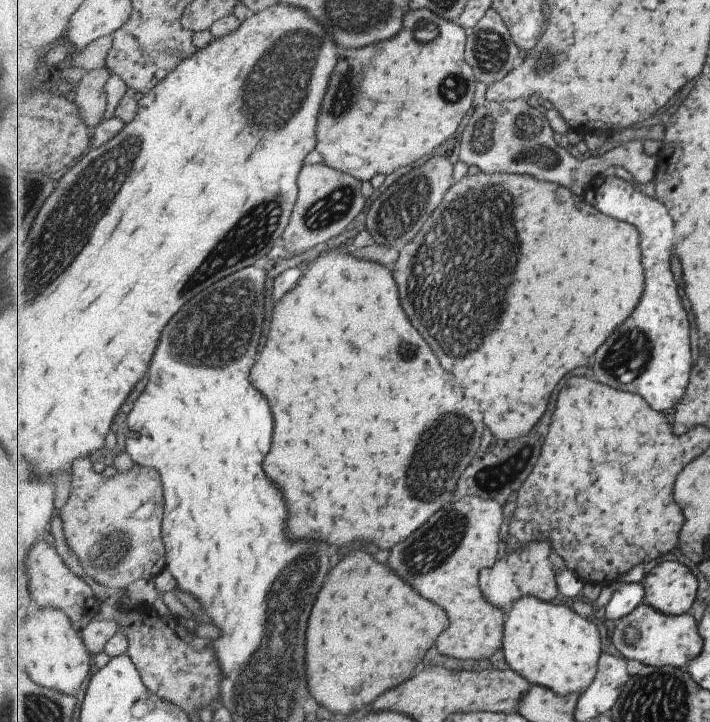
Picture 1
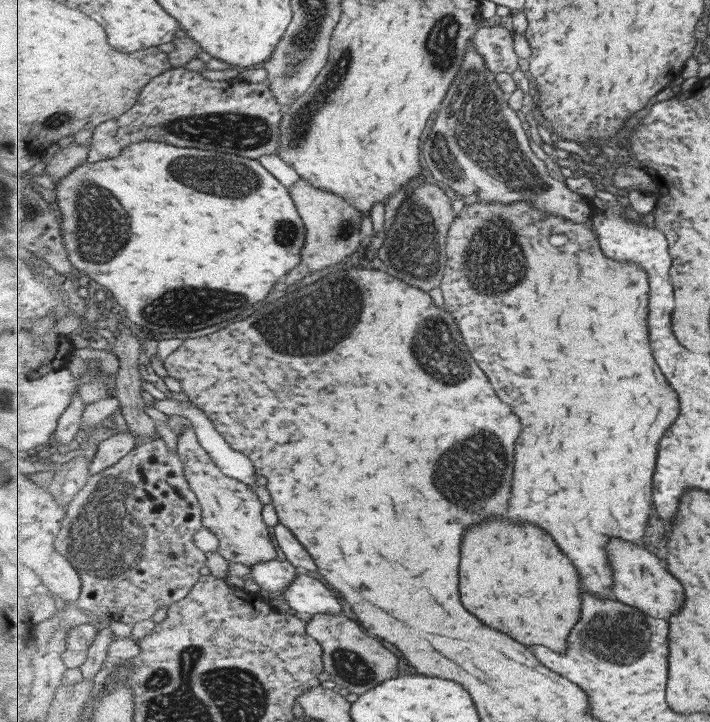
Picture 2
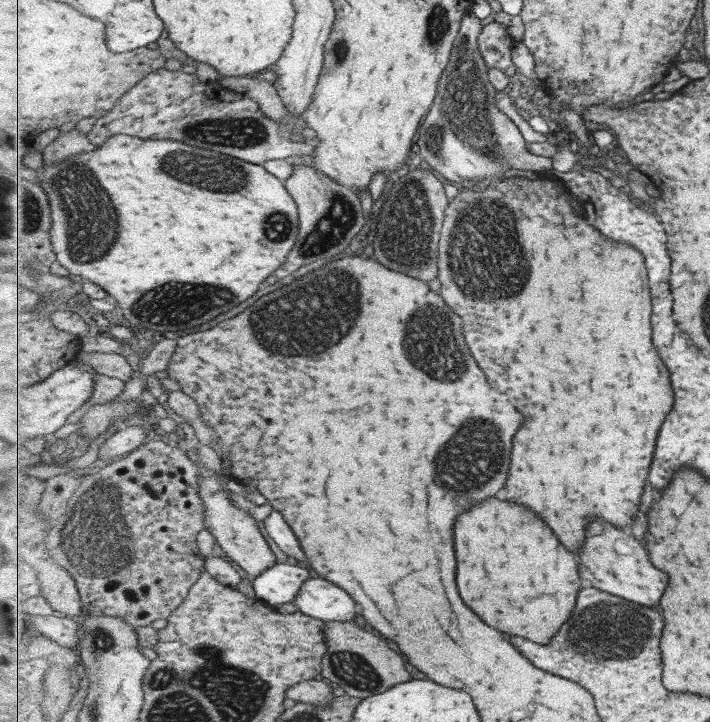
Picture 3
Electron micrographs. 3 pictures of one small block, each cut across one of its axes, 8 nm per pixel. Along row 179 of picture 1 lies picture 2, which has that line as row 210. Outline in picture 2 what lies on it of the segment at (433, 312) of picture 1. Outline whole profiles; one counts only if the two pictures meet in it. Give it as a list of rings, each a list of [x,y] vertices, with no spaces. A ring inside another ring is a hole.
[[[481,200],[467,202],[465,208],[455,216],[451,230],[449,230],[447,270],[445,270],[445,278],[440,288],[444,294],[444,308],[455,316],[463,340],[467,340],[467,346],[471,348],[471,354],[475,356],[483,372],[491,376],[491,384],[499,392],[501,400],[505,404],[511,404],[513,412],[523,420],[523,436],[521,436],[523,444],[519,444],[517,448],[515,492],[511,498],[511,512],[507,514],[507,518],[513,522],[531,522],[547,530],[555,538],[559,548],[563,548],[563,552],[579,568],[587,592],[599,598],[616,600],[613,592],[615,578],[613,578],[613,568],[611,568],[607,546],[611,538],[623,538],[633,544],[643,544],[647,528],[649,528],[649,516],[653,512],[653,478],[655,478],[659,442],[663,434],[679,418],[680,408],[677,392],[671,388],[671,384],[663,376],[661,368],[657,366],[653,358],[653,350],[649,346],[649,328],[647,328],[649,276],[643,268],[635,264],[619,264],[615,260],[609,260],[601,252],[599,240],[593,234],[591,226],[592,224],[573,222],[561,216],[559,218],[549,216],[549,212],[545,214],[529,200],[523,200],[523,202],[519,200],[513,204],[501,204],[501,202],[497,204],[497,202],[481,202]],[[555,234],[567,234],[569,242],[563,246],[553,246],[551,236]],[[527,440],[531,440],[529,450],[525,444]]]

